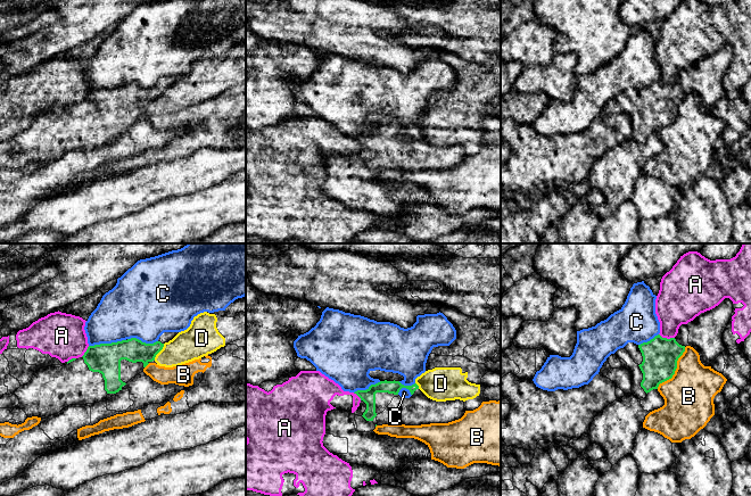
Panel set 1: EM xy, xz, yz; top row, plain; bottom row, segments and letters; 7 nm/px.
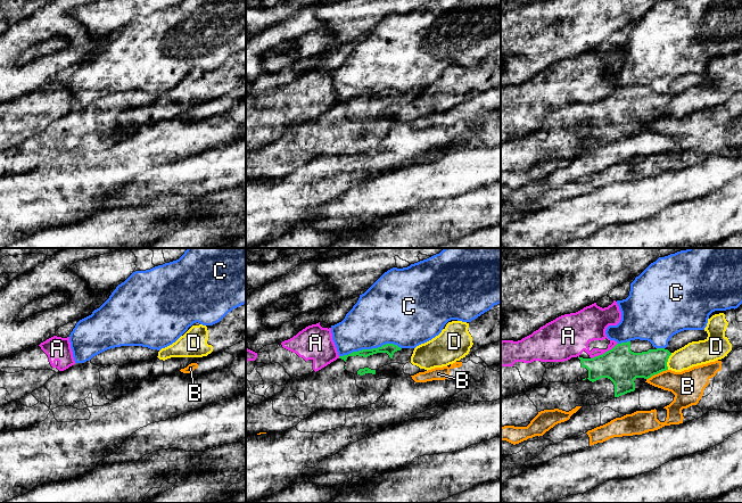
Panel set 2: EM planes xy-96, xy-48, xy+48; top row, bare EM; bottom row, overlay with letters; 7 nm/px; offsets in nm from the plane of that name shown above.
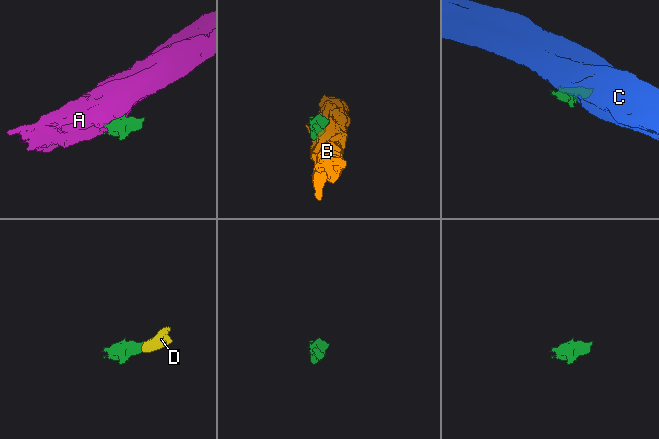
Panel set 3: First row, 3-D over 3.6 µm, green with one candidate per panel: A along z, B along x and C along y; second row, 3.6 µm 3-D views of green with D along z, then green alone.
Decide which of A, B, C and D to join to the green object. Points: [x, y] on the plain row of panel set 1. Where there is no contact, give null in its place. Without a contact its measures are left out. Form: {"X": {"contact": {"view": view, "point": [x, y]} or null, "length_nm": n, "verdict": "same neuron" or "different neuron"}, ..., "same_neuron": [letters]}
{"A": {"contact": {"view": "yz", "point": [666, 83]}, "length_nm": 120, "verdict": "different neuron"}, "B": {"contact": {"view": "yz", "point": [675, 115]}, "length_nm": 360, "verdict": "different neuron"}, "C": {"contact": {"view": "xy", "point": [107, 89]}, "length_nm": 260, "verdict": "different neuron"}, "D": {"contact": {"view": "xy", "point": [159, 96]}, "length_nm": 140, "verdict": "different neuron"}, "same_neuron": []}

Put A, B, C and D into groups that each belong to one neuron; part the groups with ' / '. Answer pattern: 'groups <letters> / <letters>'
groups A / B / C / D

